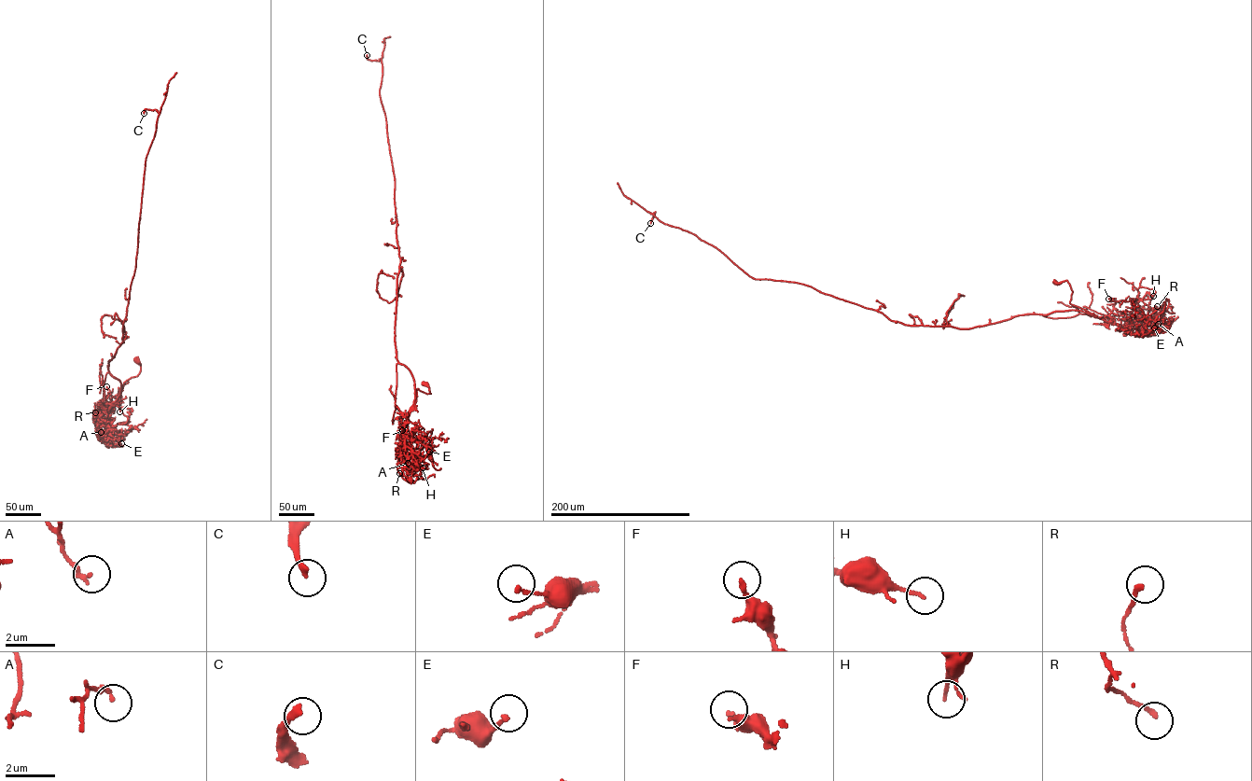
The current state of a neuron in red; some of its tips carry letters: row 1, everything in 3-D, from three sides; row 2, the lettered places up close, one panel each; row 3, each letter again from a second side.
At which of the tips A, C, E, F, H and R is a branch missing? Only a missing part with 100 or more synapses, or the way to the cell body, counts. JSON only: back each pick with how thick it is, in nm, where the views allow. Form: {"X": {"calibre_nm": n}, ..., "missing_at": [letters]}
{"C": {"calibre_nm": 240}, "missing_at": ["C"]}

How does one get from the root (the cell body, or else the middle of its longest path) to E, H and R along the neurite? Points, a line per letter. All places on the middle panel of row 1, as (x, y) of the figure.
E: (424, 383), (431, 393), (417, 388), (416, 401), (401, 431), (405, 445), (419, 456), (424, 458), (429, 452)
H: (424, 383), (431, 393), (417, 388), (400, 446), (406, 454), (415, 454), (423, 467)
R: (424, 383), (431, 393), (417, 388), (416, 401), (401, 433), (401, 462), (396, 466), (399, 473)

